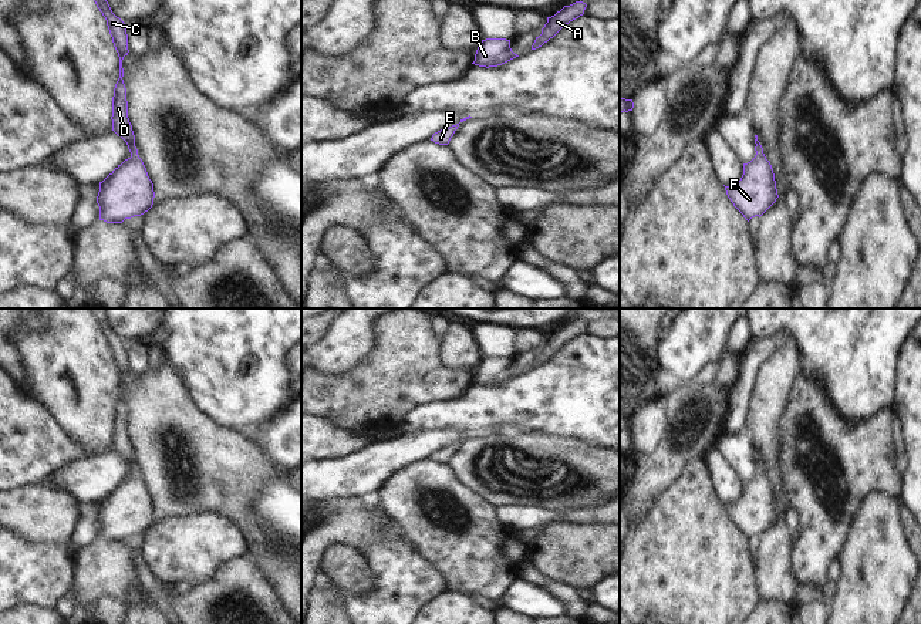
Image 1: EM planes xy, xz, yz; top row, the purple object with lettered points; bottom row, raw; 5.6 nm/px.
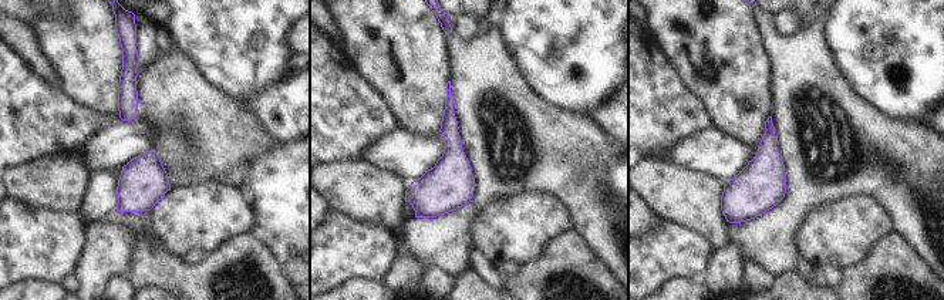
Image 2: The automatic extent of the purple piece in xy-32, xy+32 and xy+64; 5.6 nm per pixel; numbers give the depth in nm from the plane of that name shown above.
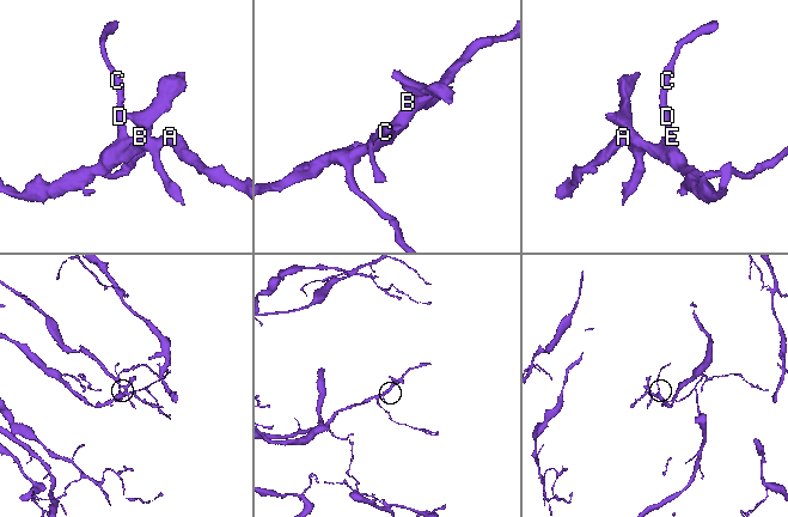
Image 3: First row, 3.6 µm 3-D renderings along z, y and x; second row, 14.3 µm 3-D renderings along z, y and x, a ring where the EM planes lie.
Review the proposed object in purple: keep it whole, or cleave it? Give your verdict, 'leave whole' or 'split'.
leave whole

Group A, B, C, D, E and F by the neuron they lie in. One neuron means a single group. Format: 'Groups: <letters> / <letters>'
Groups: A B C D E F.

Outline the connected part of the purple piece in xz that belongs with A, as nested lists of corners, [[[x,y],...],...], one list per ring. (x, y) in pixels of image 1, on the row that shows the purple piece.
[[[576,1],[570,6],[564,6],[554,16],[547,17],[547,23],[542,28],[542,34],[536,37],[532,50],[542,47],[544,43],[553,38],[566,24],[583,16],[586,7],[586,3]]]

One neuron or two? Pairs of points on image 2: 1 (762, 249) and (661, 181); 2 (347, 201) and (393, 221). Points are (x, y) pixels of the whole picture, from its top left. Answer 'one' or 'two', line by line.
1: two
2: one

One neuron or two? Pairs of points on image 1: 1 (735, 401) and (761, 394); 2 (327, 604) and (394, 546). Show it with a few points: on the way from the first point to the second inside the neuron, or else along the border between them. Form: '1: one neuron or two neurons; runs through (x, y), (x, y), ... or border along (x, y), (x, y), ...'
1: two neurons; border along (746, 388), (749, 410), (744, 428)
2: two neurons; border along (316, 586), (329, 592), (343, 609)

